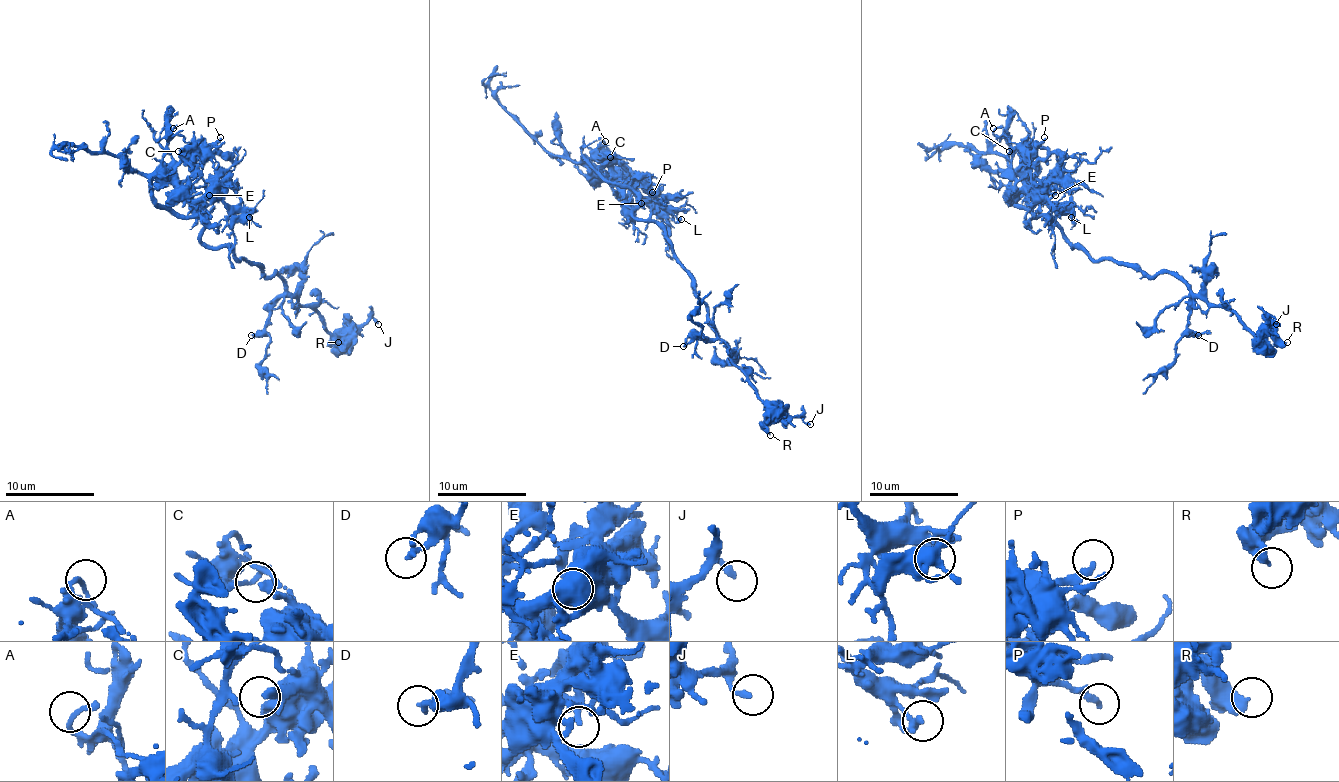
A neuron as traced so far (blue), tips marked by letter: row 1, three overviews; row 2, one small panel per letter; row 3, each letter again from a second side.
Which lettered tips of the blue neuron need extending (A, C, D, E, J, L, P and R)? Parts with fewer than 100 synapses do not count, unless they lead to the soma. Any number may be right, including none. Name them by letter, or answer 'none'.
none

